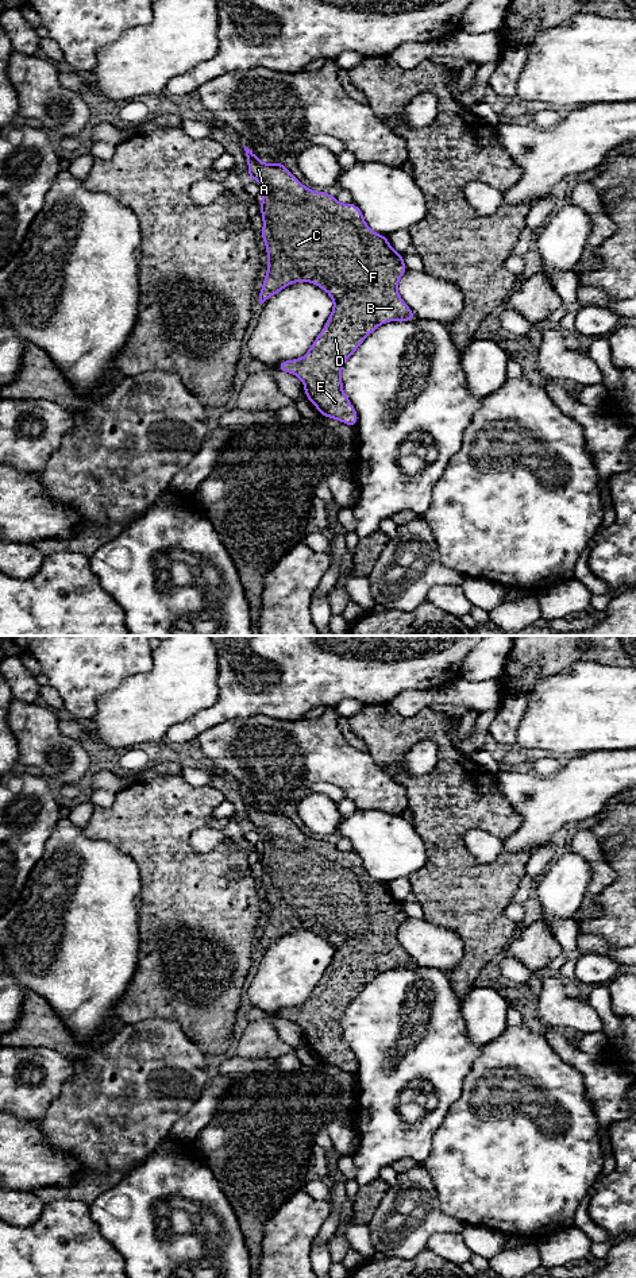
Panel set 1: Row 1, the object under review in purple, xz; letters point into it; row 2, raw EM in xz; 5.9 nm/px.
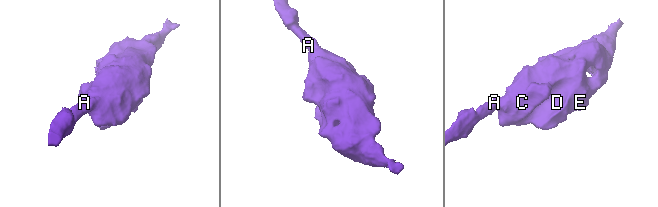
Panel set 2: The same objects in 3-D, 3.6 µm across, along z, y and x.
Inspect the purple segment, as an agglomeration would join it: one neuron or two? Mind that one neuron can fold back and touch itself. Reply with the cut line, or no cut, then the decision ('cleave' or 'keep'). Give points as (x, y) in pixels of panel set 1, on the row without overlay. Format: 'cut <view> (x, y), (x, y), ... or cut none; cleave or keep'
cut none; keep

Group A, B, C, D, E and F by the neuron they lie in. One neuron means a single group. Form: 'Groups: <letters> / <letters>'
Groups: A B C D E F

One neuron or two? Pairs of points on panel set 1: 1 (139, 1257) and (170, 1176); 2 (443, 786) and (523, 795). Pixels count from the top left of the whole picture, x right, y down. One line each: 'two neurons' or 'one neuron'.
1: one neuron
2: two neurons

